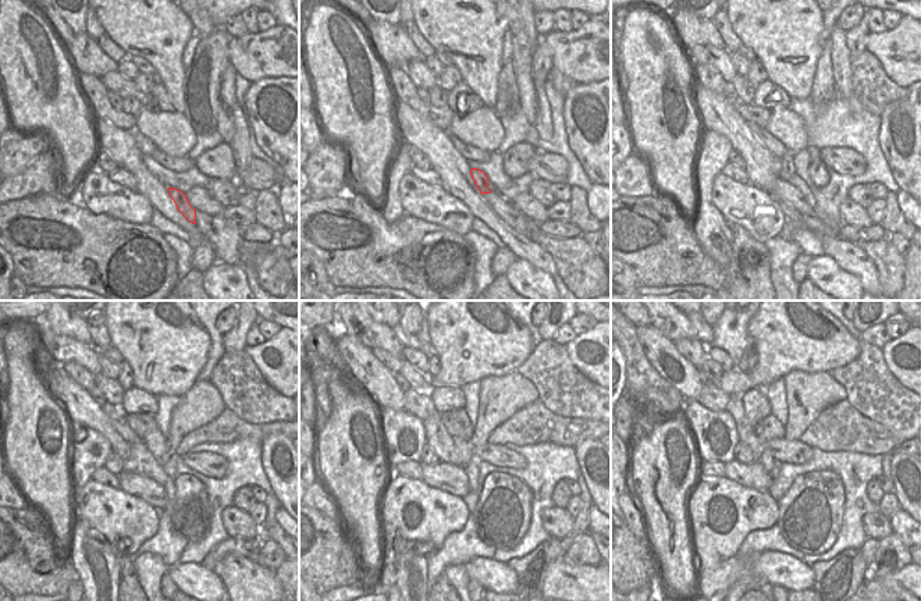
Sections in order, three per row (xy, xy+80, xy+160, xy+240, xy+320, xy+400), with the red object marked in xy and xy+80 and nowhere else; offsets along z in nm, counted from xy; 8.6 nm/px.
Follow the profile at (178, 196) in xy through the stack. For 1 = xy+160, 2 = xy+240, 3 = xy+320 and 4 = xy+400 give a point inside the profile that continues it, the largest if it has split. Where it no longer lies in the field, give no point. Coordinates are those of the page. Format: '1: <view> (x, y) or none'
1: xy+160 (786, 162)
2: xy+240 (202, 404)
3: xy+320 (500, 397)
4: xy+400 (807, 394)

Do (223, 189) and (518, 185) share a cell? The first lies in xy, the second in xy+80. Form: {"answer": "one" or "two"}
{"answer": "two"}

